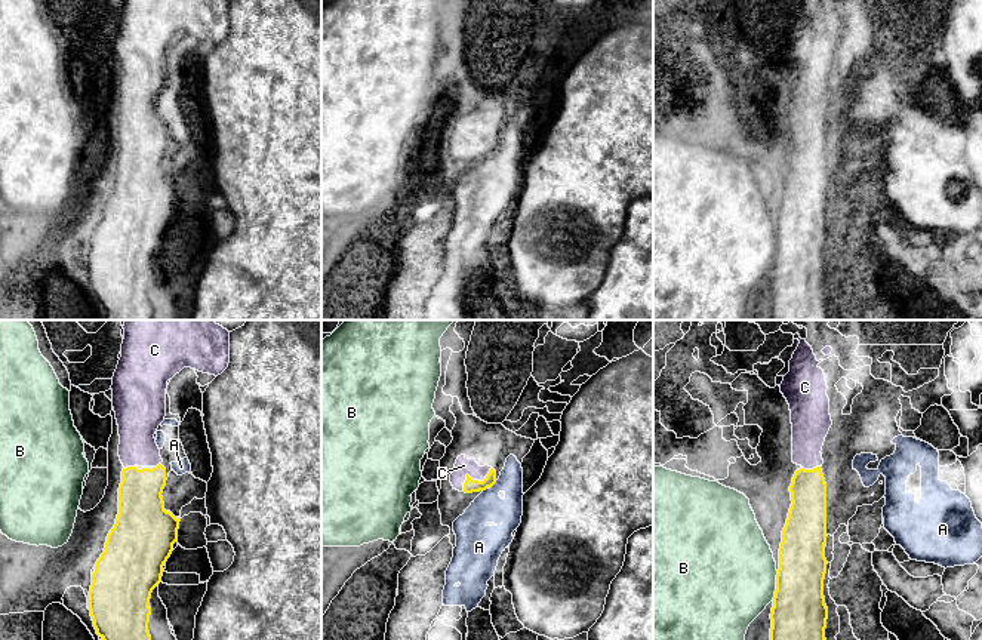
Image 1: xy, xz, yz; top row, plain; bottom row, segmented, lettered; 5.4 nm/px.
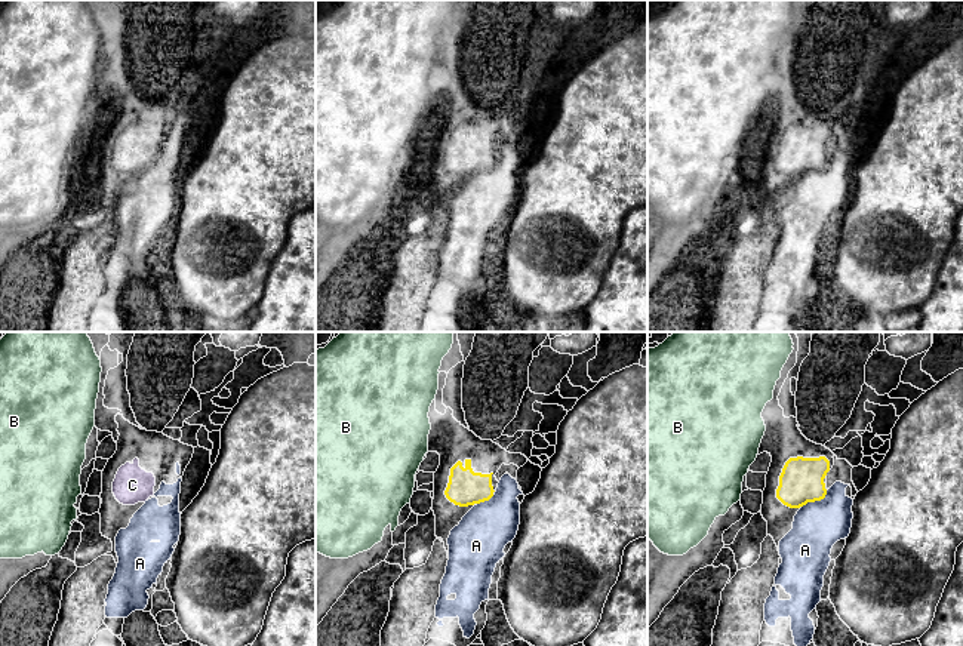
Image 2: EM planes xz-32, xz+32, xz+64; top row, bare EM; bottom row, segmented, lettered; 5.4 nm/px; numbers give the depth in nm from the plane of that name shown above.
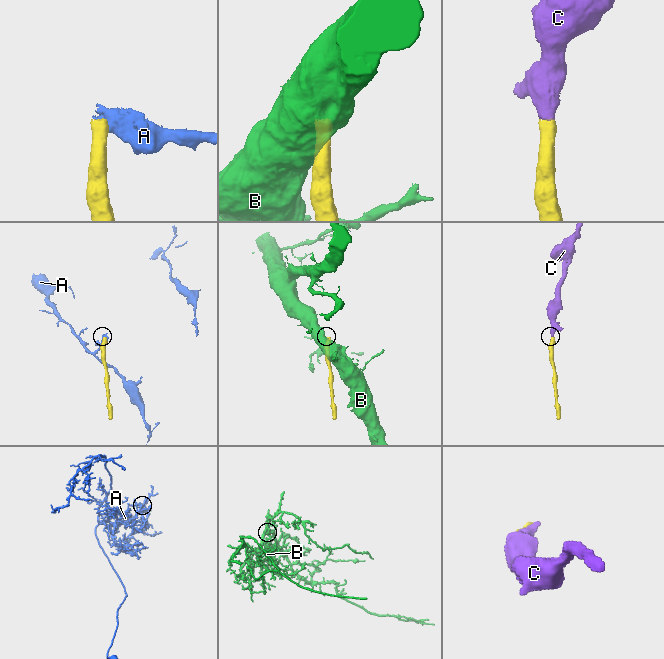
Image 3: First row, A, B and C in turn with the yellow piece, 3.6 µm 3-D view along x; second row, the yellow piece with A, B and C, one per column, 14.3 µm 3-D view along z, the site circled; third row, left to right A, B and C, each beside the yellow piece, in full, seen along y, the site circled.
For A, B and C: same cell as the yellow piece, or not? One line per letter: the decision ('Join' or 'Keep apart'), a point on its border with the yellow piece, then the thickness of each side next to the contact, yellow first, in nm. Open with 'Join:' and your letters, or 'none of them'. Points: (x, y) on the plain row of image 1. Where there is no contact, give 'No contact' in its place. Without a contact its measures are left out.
Join: C
A: Keep apart. Touches yellow at xz (493, 151). Thickness 70 nm (yellow) against 170 nm
B: Keep apart. Touches yellow at yz (776, 254). Thickness 300 nm (yellow) against 480 nm
C: Join. Touches yellow at xz (474, 148). Thickness 70 nm (yellow) against 90 nm

